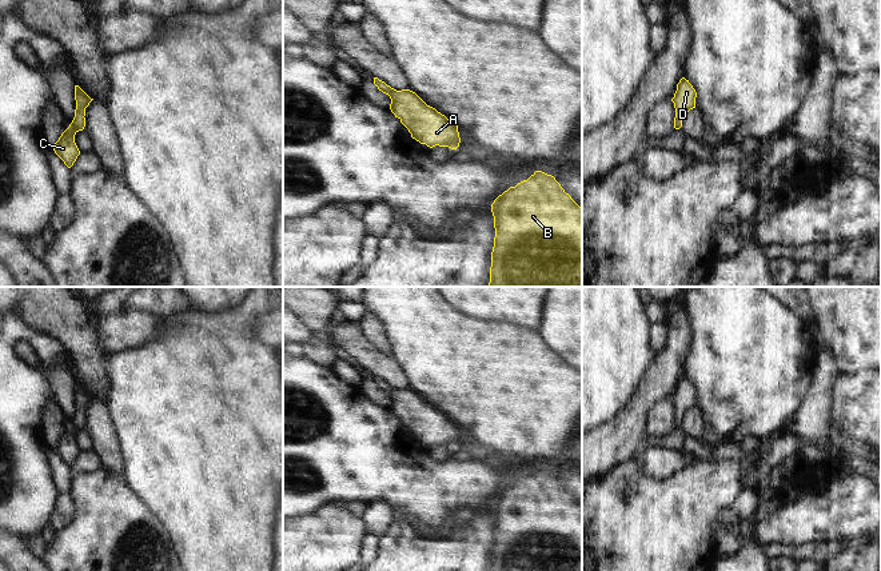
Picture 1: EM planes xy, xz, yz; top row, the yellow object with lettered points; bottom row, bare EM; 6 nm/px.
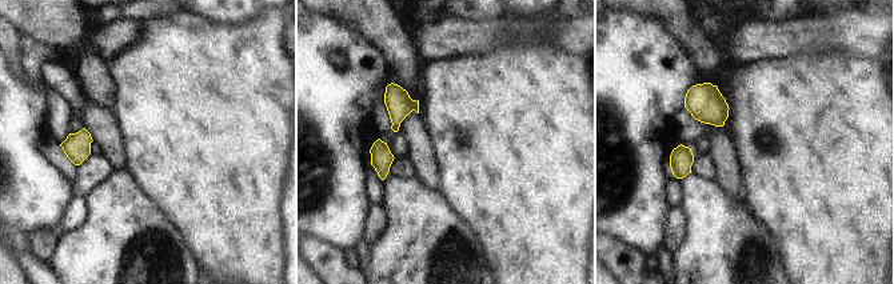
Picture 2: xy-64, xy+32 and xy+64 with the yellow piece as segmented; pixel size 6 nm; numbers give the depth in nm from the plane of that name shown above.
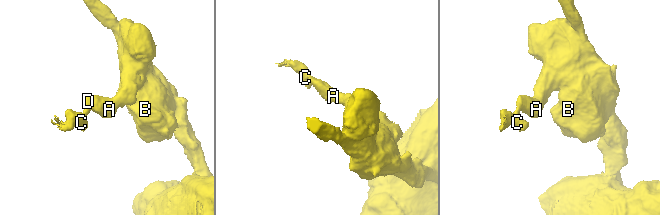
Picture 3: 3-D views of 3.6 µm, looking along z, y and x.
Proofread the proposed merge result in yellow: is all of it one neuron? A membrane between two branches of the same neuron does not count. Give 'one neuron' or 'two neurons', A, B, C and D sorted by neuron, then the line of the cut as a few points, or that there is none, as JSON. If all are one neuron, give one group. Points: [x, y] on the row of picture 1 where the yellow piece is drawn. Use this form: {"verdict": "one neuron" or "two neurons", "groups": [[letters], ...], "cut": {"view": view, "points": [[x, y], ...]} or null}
{"verdict": "one neuron", "groups": [["A", "B", "C", "D"]], "cut": null}

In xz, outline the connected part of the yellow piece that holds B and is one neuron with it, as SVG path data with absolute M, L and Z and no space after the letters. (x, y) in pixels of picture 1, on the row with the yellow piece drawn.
M535 171L491 204L494 247L489 287L582 287L582 208L554 176Z

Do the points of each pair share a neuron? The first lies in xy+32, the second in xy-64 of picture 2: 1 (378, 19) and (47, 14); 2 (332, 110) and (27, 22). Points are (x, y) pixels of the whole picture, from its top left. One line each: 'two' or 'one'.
1: one
2: two

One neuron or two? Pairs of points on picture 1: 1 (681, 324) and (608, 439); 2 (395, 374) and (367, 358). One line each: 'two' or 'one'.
1: one
2: one

